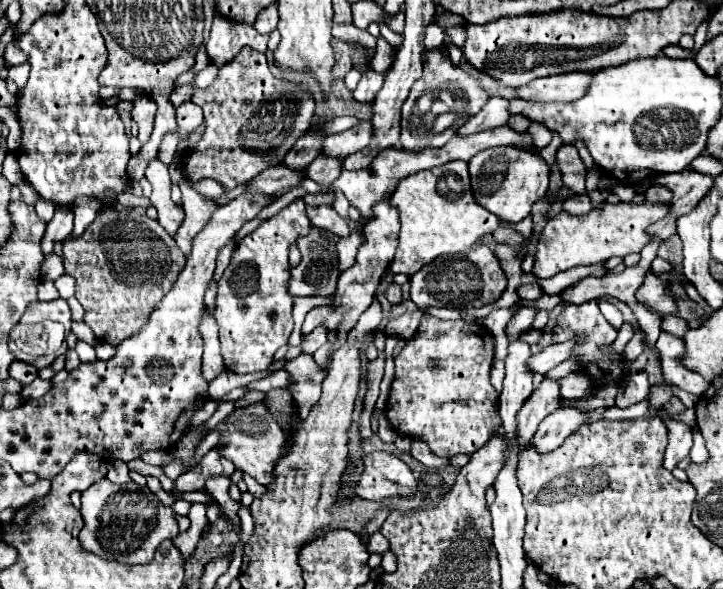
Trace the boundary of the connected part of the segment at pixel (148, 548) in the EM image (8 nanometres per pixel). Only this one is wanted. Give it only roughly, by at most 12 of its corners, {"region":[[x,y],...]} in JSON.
{"region":[[101,478],[81,494],[83,550],[149,562],[179,534],[149,488]]}

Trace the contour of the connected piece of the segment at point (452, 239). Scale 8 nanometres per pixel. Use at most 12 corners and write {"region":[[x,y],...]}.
{"region":[[467,162],[403,178],[389,266],[413,276],[499,226]]}

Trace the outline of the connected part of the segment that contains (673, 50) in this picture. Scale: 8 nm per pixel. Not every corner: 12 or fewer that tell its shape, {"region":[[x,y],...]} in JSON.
{"region":[[678,45],[663,49],[665,56],[673,59],[687,59],[694,50],[685,50]]}

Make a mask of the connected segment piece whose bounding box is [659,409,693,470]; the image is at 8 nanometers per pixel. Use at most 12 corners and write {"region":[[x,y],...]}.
{"region":[[664,409],[659,416],[669,430],[663,468],[673,470],[689,456],[693,434]]}

